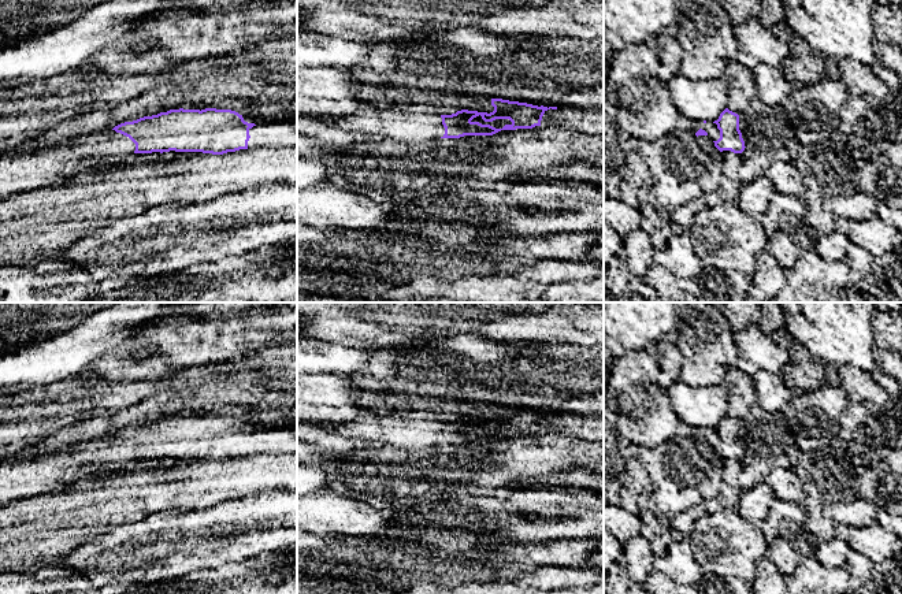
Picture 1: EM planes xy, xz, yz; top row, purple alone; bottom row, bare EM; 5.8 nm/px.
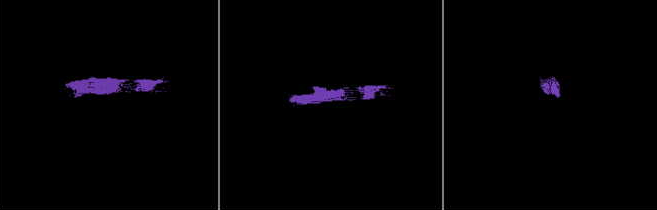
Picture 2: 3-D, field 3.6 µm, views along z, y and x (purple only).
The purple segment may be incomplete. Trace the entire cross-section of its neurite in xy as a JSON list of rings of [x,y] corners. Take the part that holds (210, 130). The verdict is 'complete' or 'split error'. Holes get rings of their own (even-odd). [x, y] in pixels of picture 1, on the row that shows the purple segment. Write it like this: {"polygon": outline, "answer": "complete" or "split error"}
{"polygon": [[[170,109],[73,144],[0,156],[0,200],[40,189],[83,171],[118,166],[133,153],[203,152],[297,146],[297,120],[248,123],[231,109]]], "answer": "split error"}

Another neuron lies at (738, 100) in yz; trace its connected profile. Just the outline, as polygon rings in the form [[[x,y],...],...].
[[[732,59],[725,68],[723,79],[728,85],[727,108],[739,115],[757,97],[753,71]]]

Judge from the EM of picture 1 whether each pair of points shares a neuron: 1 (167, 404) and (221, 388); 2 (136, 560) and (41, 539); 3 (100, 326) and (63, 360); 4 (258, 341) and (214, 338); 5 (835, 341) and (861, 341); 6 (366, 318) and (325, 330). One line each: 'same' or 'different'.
1: same
2: different
3: same
4: same
5: same
6: same

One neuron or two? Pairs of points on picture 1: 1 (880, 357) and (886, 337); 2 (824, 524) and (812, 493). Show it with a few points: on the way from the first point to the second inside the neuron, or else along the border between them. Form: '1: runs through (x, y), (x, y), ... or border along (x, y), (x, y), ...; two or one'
1: border along (875, 346), (882, 346), (887, 351); two
2: runs through (816, 516), (815, 501); one

